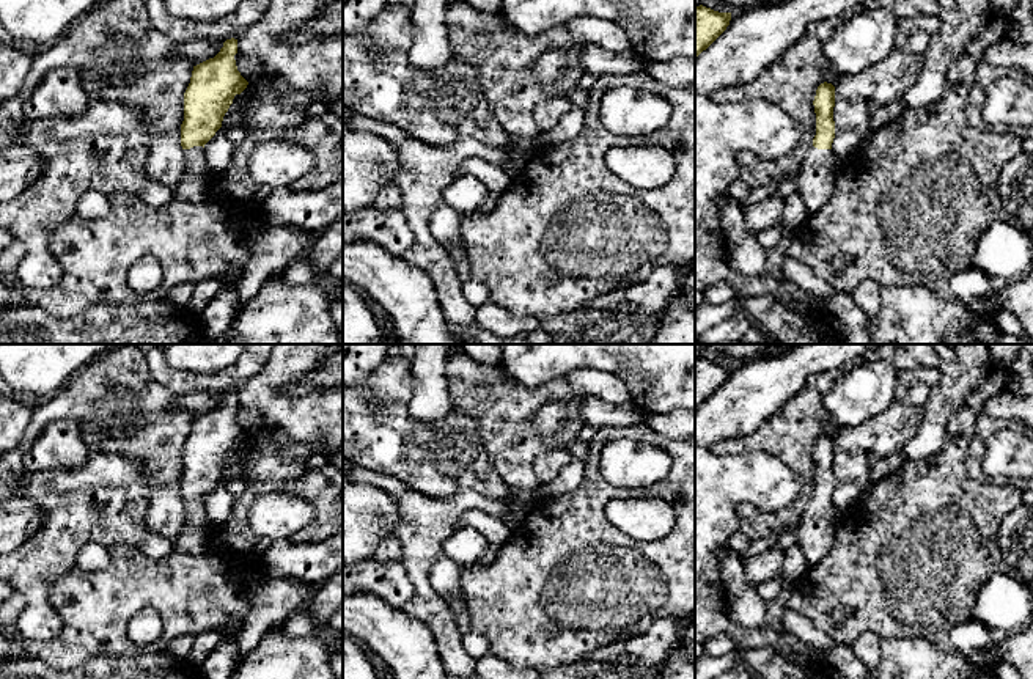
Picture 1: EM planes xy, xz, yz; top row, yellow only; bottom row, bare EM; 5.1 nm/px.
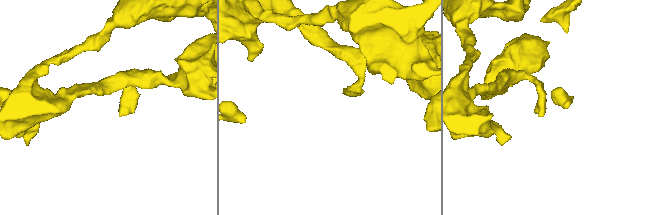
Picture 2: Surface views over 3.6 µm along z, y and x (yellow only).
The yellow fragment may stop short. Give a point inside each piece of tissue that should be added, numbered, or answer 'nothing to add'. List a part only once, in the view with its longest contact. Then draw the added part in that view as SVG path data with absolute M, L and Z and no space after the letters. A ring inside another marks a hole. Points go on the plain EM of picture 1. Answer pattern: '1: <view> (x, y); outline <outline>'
1: xy (192, 538); outline M203 498L184 501L184 525L173 545L184 553L203 555L208 552L206 542L211 527Z

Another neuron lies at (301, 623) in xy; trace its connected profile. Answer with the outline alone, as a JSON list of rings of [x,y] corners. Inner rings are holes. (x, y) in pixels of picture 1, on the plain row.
[[[310,604],[296,610],[283,624],[283,630],[289,637],[303,638],[314,635],[314,618]]]

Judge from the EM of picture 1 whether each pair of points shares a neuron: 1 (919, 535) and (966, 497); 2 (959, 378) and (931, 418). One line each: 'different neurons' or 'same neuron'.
1: same neuron
2: same neuron

